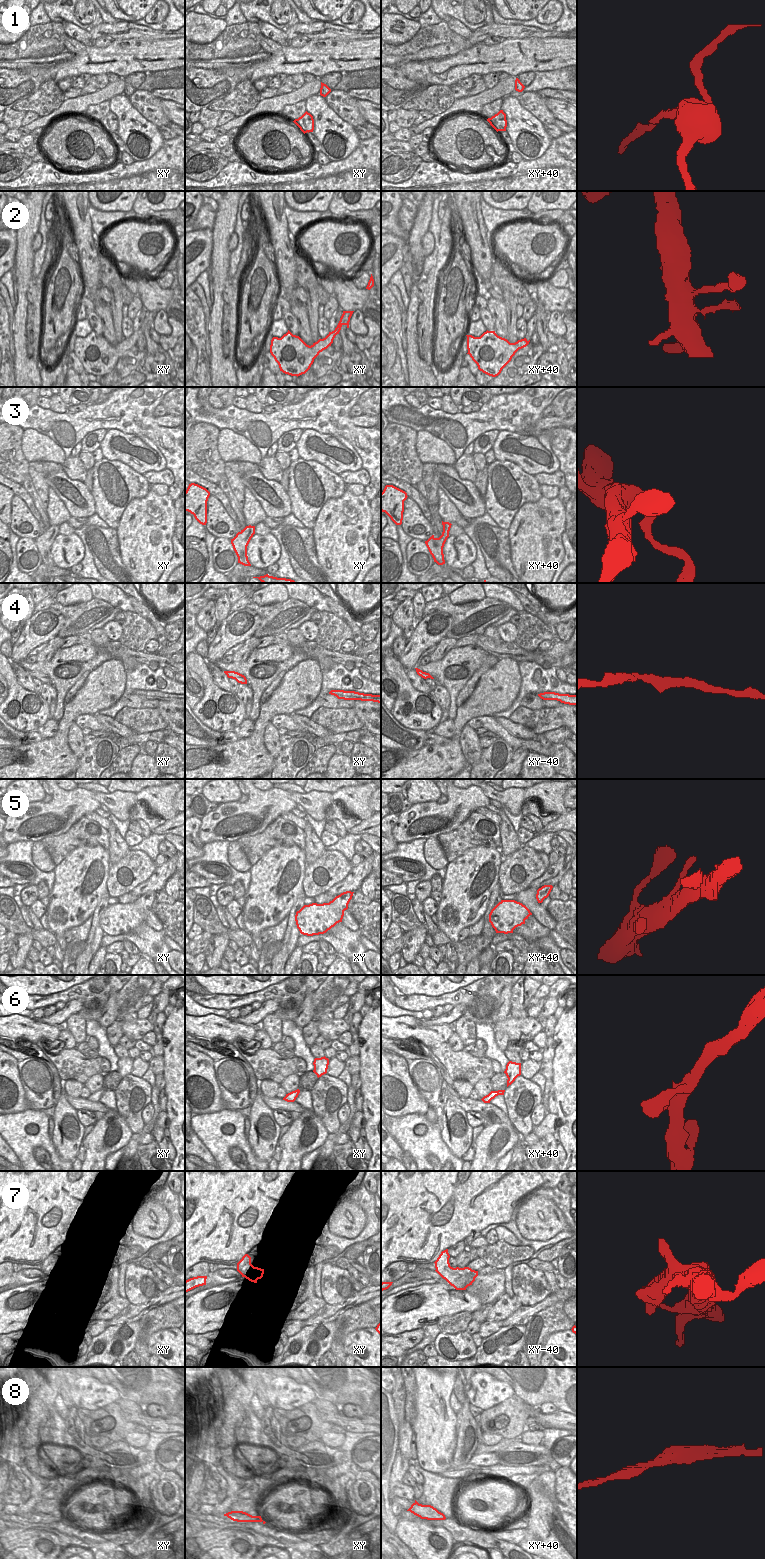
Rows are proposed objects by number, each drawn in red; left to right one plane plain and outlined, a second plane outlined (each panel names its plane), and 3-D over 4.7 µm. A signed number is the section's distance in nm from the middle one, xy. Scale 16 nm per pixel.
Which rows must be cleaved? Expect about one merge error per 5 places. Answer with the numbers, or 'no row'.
1, 3

